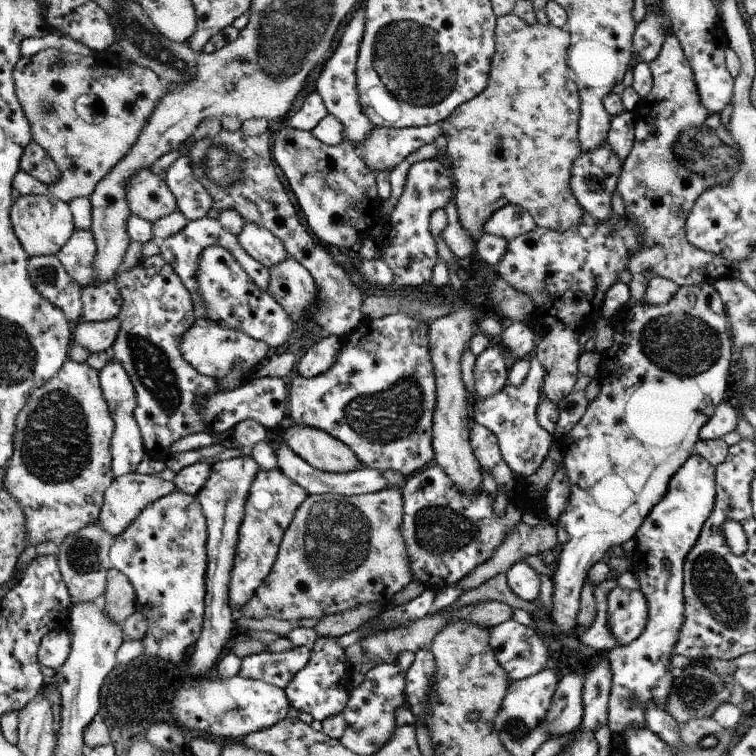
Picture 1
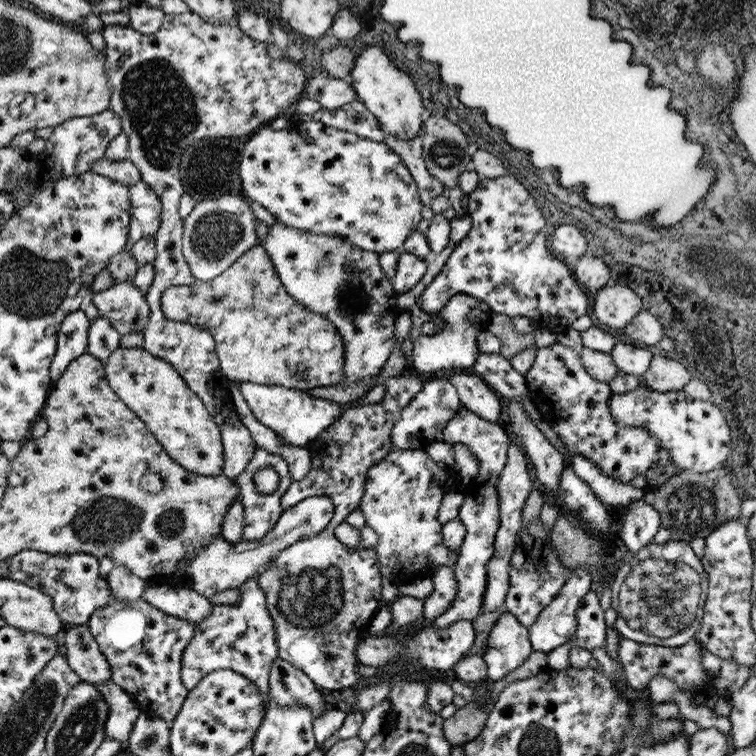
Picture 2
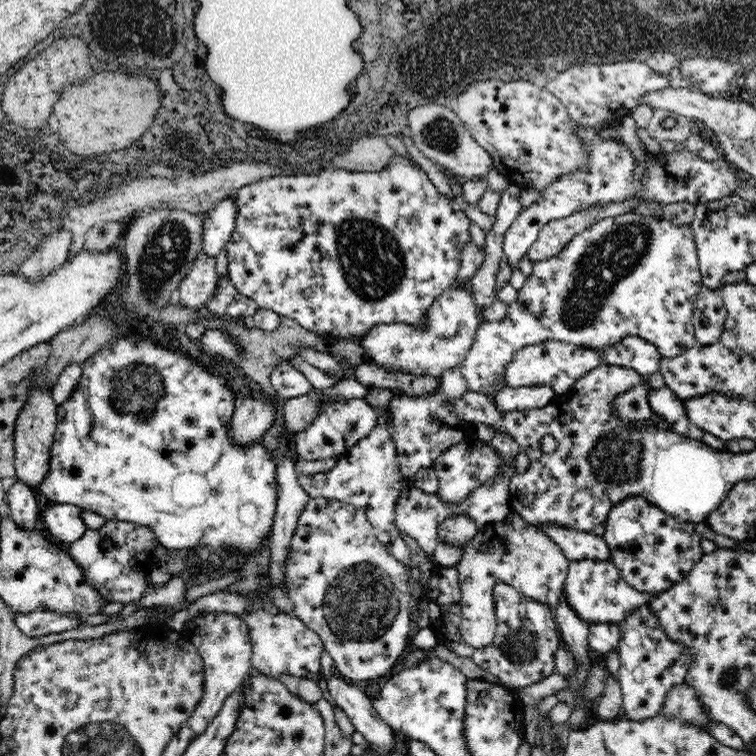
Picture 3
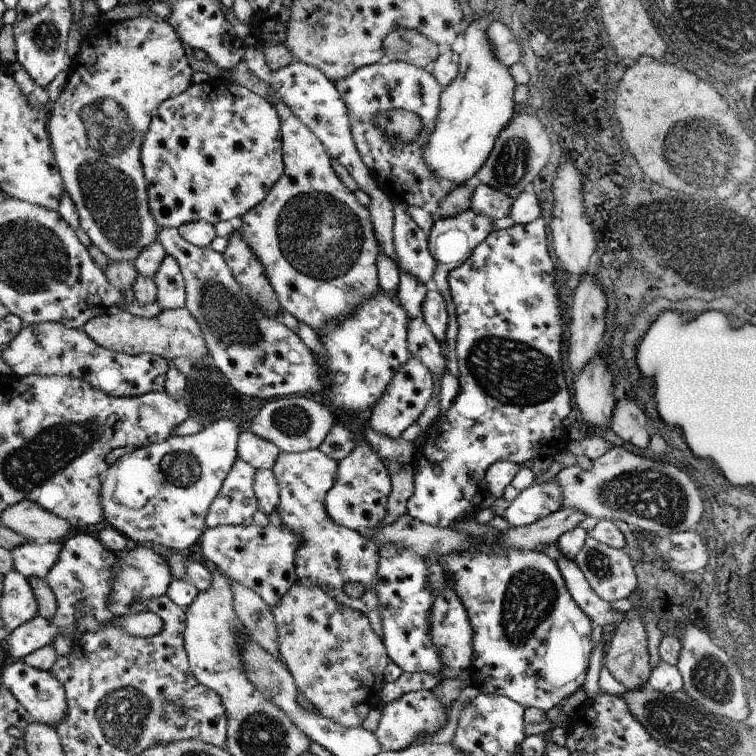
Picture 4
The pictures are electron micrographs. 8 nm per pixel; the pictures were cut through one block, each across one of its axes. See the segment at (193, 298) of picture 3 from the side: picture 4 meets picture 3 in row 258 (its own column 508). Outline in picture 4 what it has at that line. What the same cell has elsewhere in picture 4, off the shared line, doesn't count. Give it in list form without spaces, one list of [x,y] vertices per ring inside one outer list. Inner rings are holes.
[[[479,184],[475,190],[473,190],[473,196],[471,196],[471,208],[475,214],[481,214],[481,216],[489,216],[493,222],[495,220],[501,220],[501,218],[507,218],[509,212],[511,212],[511,206],[513,206],[513,198],[491,188],[491,186],[485,186],[485,184]]]

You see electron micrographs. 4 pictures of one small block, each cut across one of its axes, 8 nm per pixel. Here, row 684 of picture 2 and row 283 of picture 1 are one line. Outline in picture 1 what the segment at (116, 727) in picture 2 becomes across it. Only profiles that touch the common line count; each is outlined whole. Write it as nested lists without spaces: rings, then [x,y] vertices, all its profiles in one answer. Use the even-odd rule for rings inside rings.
[[[117,280],[97,282],[81,290],[83,302],[83,320],[89,324],[115,320],[121,310],[121,294]]]

